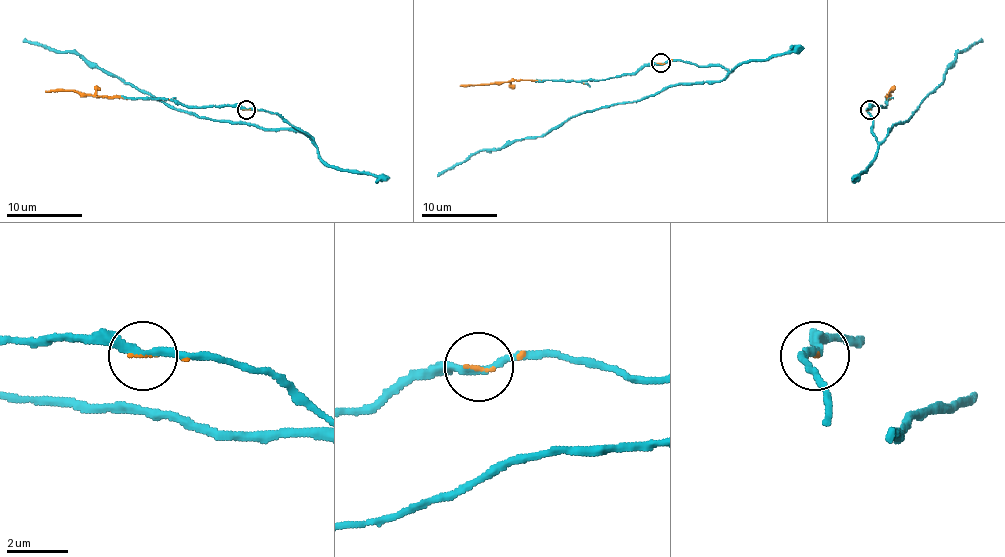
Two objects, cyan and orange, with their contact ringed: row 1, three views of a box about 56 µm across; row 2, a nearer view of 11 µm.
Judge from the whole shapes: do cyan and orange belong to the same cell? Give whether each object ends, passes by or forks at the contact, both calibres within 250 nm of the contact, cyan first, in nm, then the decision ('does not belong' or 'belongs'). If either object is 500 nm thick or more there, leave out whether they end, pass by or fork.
cyan passes by | orange ends | 240/70 nm | belongs

